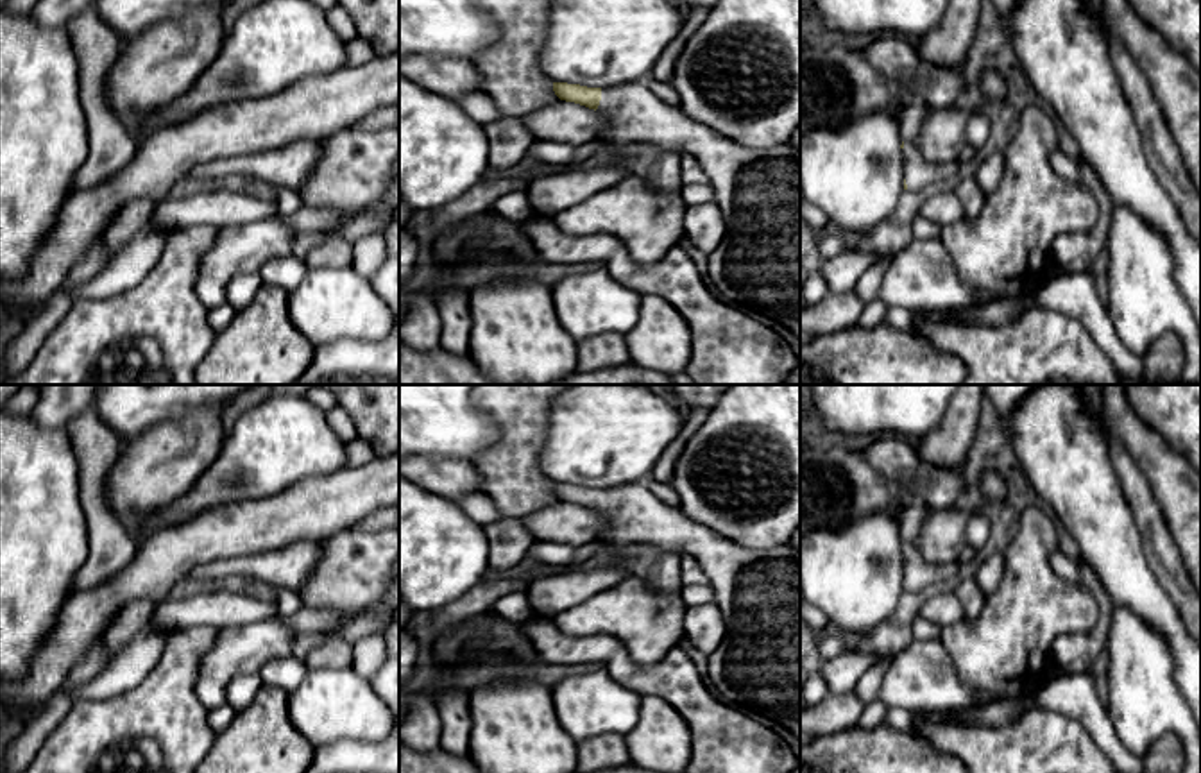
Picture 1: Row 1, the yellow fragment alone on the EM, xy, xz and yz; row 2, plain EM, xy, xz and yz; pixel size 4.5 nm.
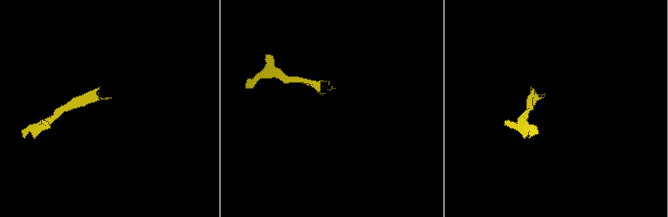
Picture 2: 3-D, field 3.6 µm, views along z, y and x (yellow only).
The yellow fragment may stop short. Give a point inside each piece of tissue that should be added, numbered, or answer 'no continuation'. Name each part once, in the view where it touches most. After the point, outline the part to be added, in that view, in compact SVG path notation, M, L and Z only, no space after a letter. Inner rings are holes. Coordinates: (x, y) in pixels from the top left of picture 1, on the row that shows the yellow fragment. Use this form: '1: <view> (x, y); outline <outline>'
1: xz (756, 269); outline M643 81L601 88L598 111L607 118L601 140L607 143L653 145L691 154L707 175L725 220L725 238L709 254L707 285L718 299L748 315L764 315L800 338L800 149L782 143L748 149L691 120L680 107L662 102Z

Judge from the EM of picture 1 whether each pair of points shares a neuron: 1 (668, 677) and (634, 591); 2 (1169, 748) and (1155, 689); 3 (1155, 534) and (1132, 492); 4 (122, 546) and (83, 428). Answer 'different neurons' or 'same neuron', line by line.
1: different neurons
2: different neurons
3: same neuron
4: same neuron

